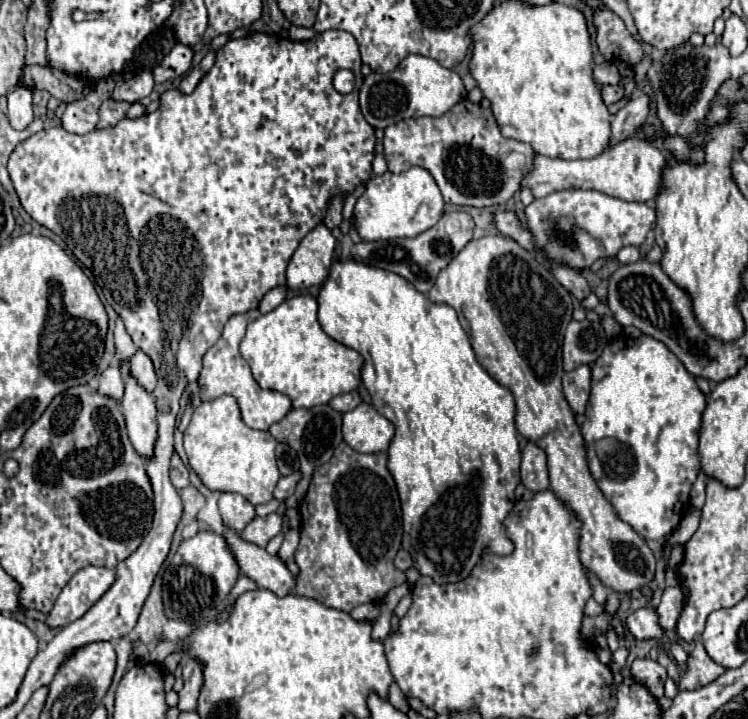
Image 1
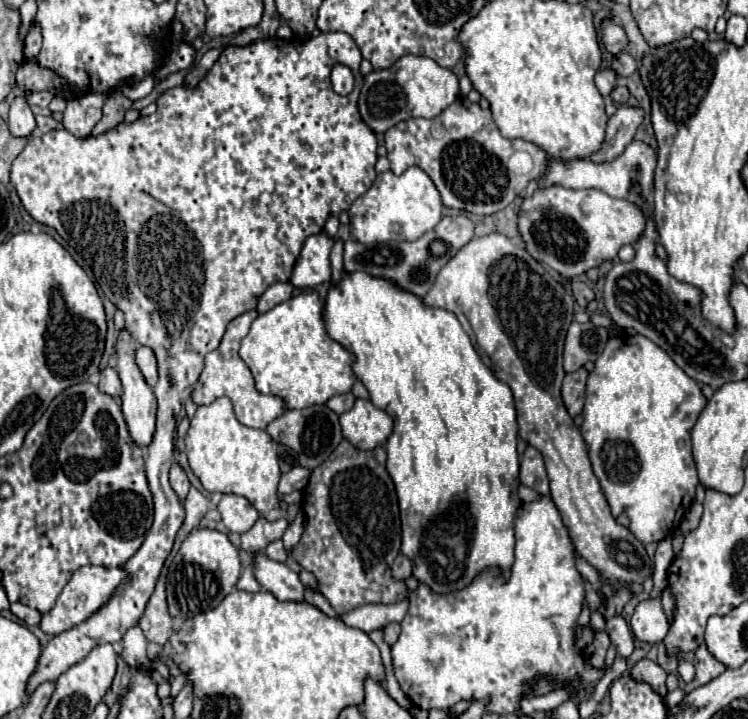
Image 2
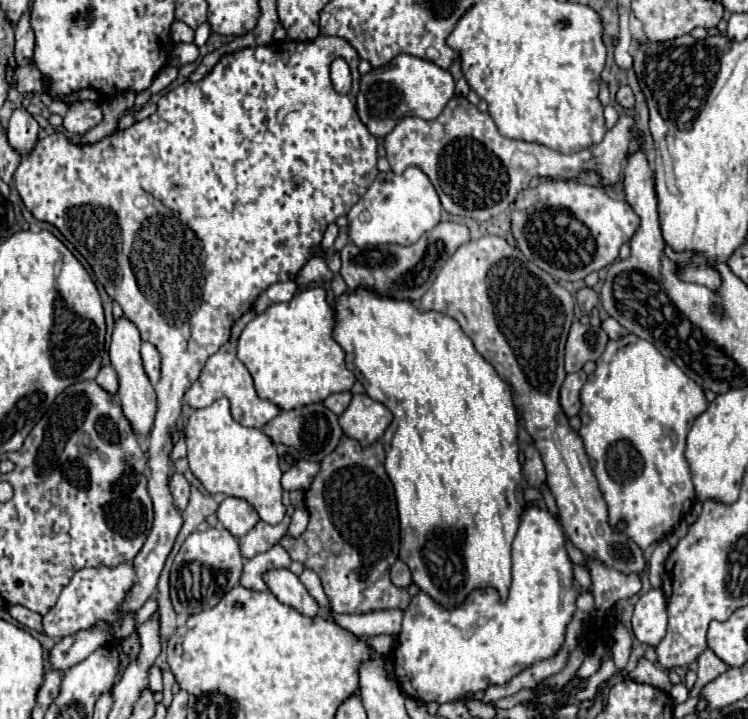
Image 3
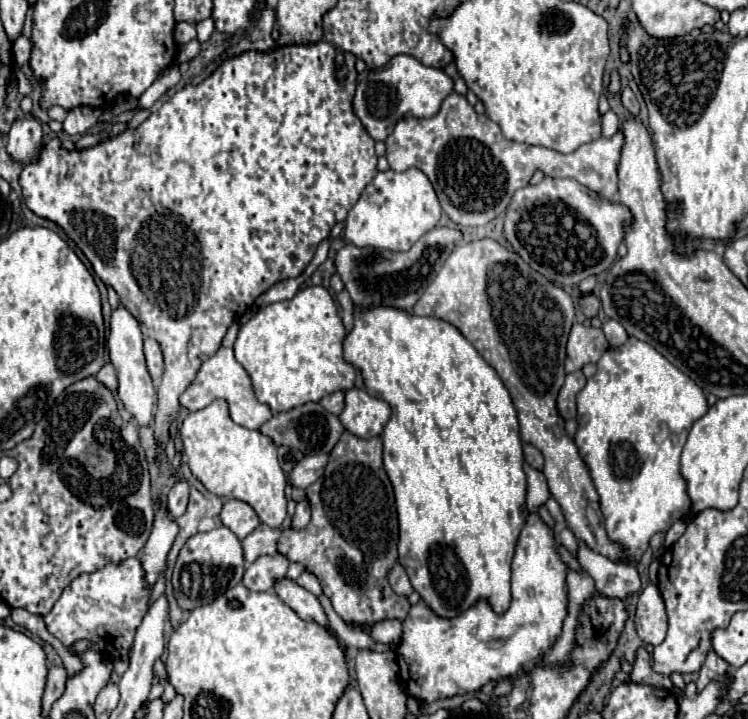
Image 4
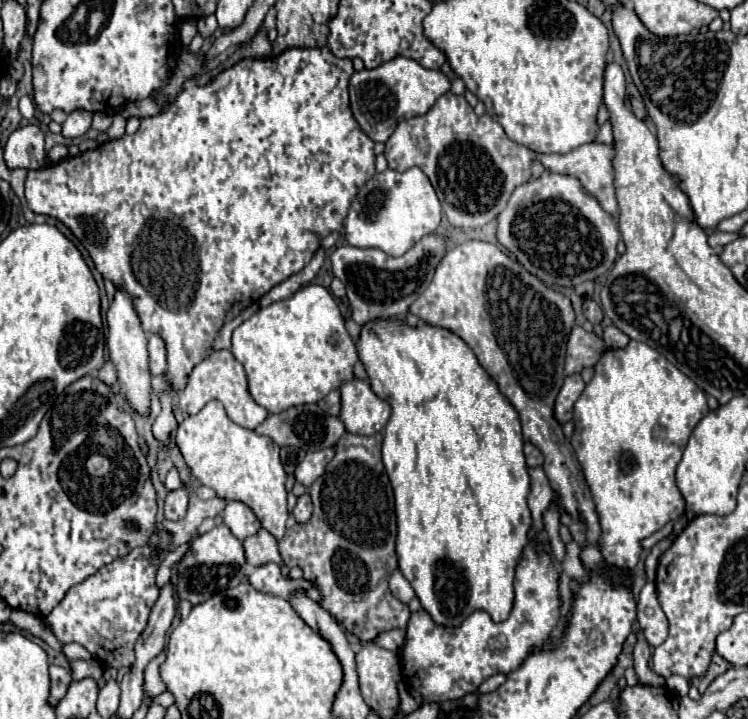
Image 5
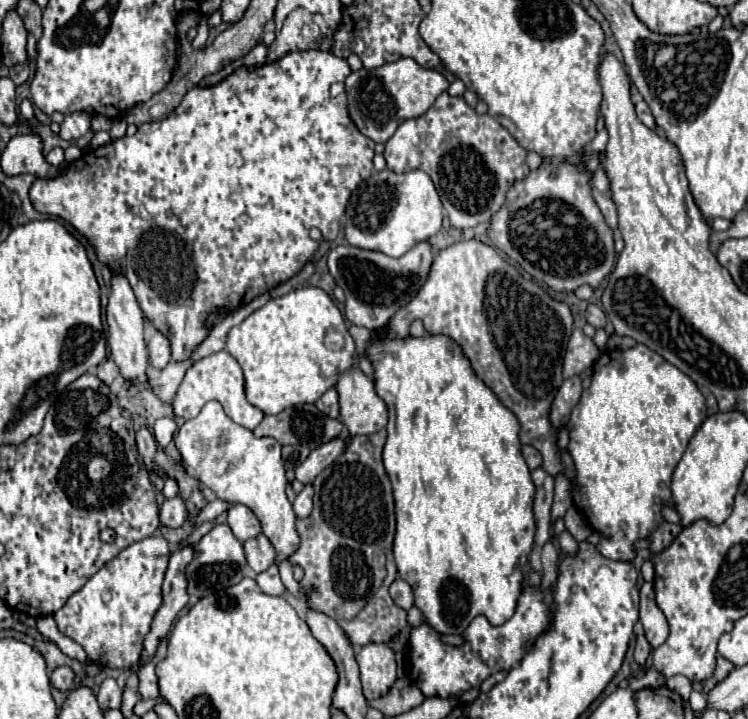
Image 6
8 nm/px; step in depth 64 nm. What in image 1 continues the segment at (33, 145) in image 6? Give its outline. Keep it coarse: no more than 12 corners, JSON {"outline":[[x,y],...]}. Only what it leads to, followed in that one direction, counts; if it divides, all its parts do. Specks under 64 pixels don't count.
{"outline":[[32,90],[8,94],[8,120],[24,130],[32,124]]}

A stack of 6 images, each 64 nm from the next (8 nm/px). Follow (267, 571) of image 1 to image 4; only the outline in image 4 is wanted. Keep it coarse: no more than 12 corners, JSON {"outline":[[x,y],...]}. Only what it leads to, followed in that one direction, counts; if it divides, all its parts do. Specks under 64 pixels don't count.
{"outline":[[292,580],[276,584],[278,594],[302,620],[332,632],[318,598]]}

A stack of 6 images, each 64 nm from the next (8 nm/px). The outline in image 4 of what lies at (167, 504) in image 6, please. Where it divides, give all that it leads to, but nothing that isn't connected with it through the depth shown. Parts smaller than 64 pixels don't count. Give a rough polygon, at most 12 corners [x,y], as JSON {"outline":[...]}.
{"outline":[[178,480],[168,492],[168,514],[178,518],[188,506],[188,482]]}

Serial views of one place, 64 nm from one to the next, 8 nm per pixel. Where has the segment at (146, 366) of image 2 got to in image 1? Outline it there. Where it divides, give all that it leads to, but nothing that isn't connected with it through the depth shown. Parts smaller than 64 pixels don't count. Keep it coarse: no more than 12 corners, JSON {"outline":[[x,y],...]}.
{"outline":[[146,352],[130,358],[130,372],[148,392],[156,388],[156,372]]}

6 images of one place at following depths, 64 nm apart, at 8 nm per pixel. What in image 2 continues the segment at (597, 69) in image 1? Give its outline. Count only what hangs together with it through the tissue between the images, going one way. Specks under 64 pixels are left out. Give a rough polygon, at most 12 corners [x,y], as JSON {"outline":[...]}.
{"outline":[[599,70],[595,84],[602,96],[610,94],[616,83],[613,70]]}

